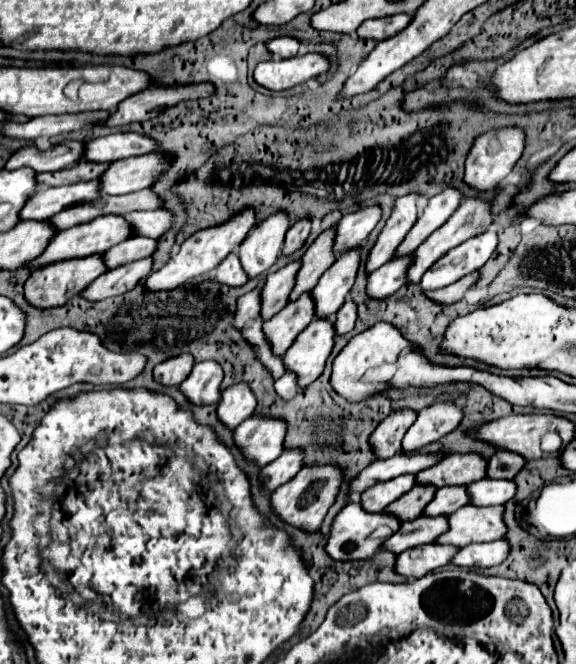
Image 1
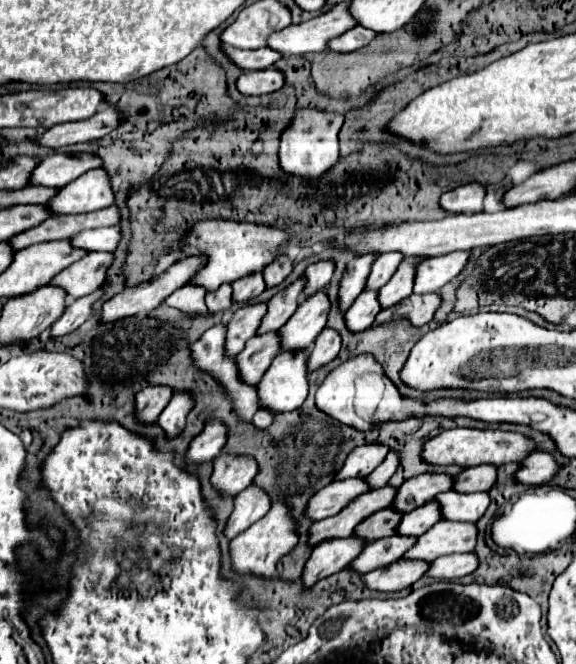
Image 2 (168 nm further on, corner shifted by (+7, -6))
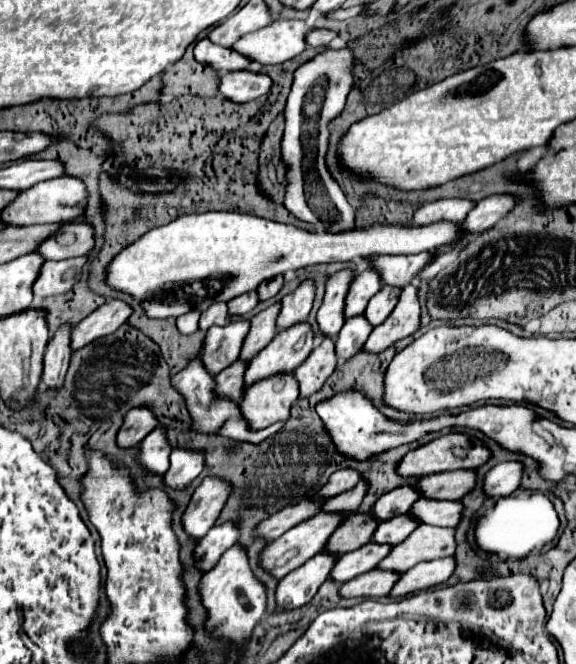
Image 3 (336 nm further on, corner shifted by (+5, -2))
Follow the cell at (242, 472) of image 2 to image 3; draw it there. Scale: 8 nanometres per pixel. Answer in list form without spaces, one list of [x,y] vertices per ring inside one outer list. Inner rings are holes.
[[[205,478],[199,488],[195,488],[181,524],[189,538],[201,540],[217,522],[219,510],[227,500],[227,482],[215,482],[215,478]]]

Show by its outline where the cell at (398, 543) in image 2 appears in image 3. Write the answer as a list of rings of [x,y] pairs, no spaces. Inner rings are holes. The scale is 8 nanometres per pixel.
[[[369,542],[353,552],[347,552],[343,554],[335,566],[331,568],[331,578],[339,584],[347,582],[347,580],[353,580],[355,576],[363,574],[363,572],[369,572],[377,566],[377,562],[387,556],[391,552],[391,546],[379,546],[375,542]]]

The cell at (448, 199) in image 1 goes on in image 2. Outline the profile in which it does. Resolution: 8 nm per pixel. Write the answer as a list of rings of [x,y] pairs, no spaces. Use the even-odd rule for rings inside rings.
[[[385,252],[385,254],[381,254],[381,256],[375,260],[373,268],[371,268],[367,288],[369,288],[369,290],[375,290],[375,288],[385,286],[385,284],[391,280],[391,276],[395,274],[395,270],[397,270],[397,266],[399,266],[399,262],[401,262],[403,258],[405,258],[405,256],[403,256],[401,252]]]

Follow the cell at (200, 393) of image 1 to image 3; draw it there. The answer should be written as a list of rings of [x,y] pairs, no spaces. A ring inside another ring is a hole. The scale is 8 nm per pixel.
[[[159,426],[151,430],[139,444],[139,454],[135,456],[139,466],[145,468],[149,474],[161,476],[169,466],[171,446],[167,446],[167,438],[163,438],[163,430]]]

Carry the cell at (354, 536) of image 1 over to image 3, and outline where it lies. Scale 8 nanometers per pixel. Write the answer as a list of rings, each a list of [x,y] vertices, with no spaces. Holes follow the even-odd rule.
[[[319,552],[315,558],[307,560],[303,566],[289,572],[277,584],[277,590],[275,590],[277,606],[283,610],[295,610],[305,606],[329,576],[335,560],[337,556]]]

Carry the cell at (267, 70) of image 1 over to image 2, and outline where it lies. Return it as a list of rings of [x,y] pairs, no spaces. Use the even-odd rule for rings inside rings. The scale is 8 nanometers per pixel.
[[[267,68],[267,70],[255,70],[255,72],[245,72],[237,80],[237,88],[241,94],[247,96],[261,96],[261,94],[271,94],[285,84],[285,74],[277,68]]]

